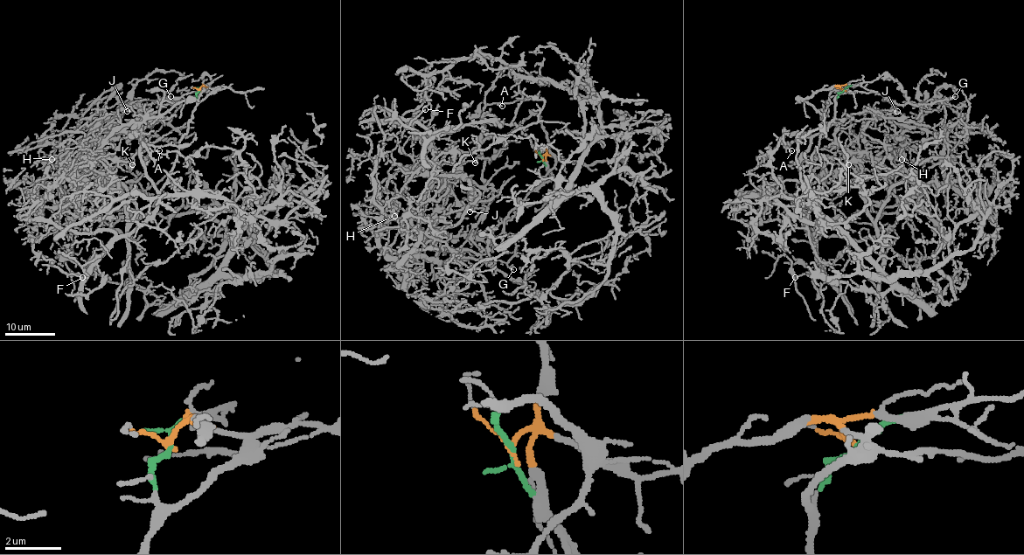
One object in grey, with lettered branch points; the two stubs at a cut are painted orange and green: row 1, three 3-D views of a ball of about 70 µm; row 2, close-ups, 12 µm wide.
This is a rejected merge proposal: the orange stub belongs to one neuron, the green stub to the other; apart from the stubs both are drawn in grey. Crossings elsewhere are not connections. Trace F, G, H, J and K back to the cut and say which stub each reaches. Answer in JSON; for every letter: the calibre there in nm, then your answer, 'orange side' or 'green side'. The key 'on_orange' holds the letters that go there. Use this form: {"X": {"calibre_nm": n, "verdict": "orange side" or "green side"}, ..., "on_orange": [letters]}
{"F": {"calibre_nm": 100, "verdict": "green side"}, "G": {"calibre_nm": 110, "verdict": "green side"}, "H": {"calibre_nm": 100, "verdict": "orange side"}, "J": {"calibre_nm": 150, "verdict": "orange side"}, "K": {"calibre_nm": 120, "verdict": "orange side"}, "on_orange": ["H", "J", "K"]}

